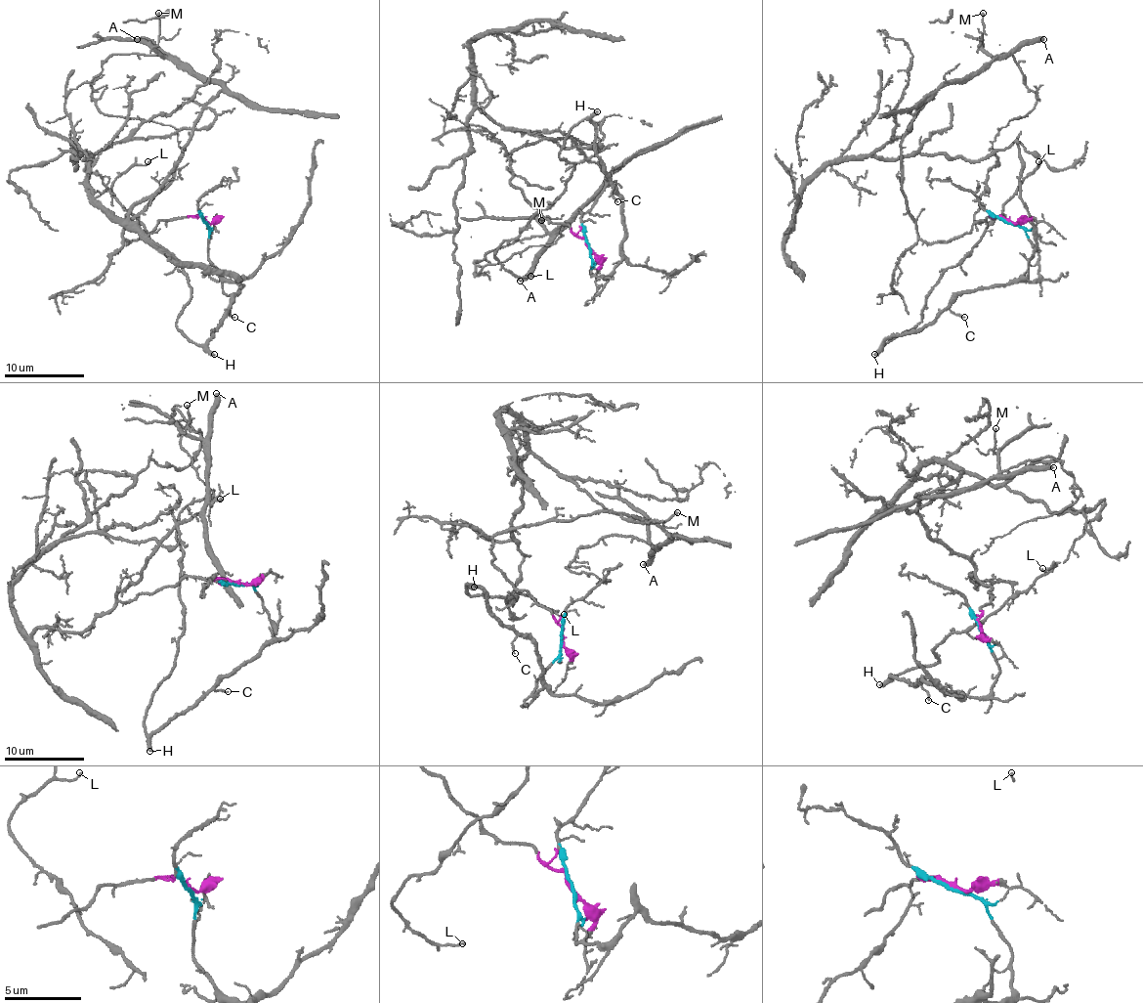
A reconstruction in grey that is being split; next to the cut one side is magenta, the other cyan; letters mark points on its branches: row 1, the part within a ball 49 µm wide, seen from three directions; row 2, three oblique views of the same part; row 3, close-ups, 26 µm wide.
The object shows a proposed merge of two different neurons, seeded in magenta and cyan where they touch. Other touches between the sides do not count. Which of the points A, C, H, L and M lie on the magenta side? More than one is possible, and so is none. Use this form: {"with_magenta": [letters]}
{"with_magenta": ["A", "M"]}

